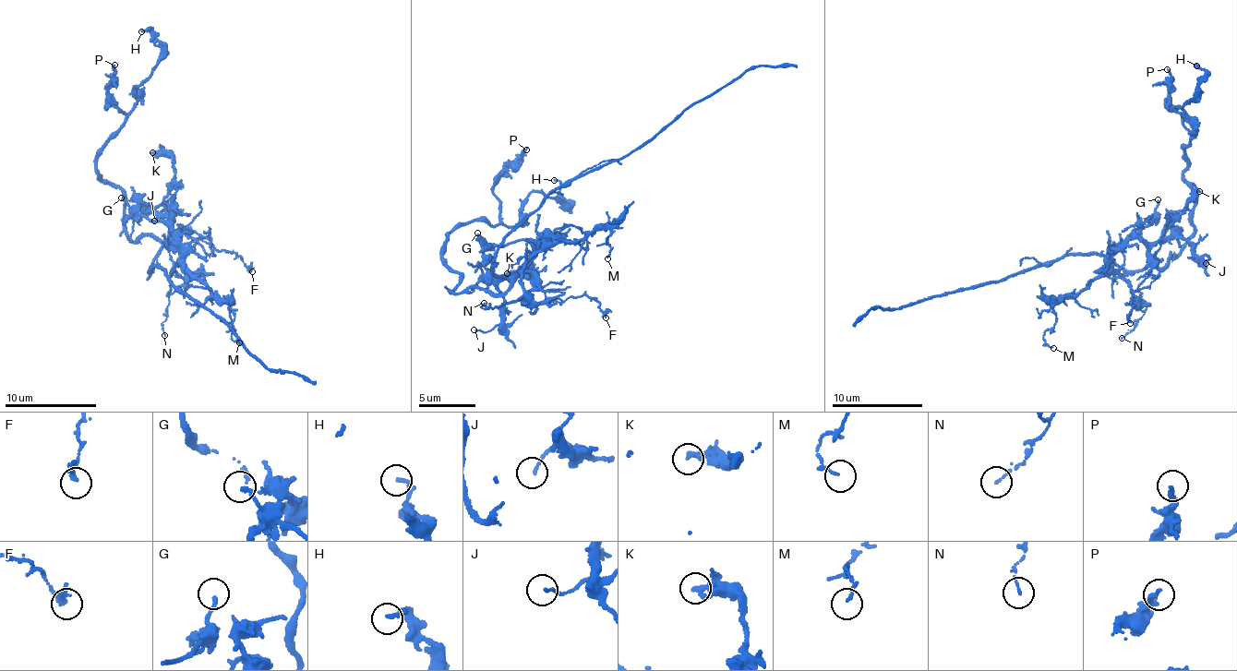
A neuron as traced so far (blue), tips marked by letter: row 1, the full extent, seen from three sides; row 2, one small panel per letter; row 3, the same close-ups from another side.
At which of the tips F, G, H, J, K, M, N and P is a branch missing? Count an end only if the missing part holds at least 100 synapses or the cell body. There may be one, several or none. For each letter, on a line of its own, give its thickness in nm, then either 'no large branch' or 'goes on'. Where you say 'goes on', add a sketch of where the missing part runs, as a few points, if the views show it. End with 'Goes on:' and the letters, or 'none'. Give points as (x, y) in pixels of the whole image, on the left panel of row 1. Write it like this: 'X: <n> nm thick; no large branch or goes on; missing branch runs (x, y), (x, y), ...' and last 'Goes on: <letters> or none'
F: 260 nm thick; no large branch
G: 170 nm thick; no large branch
H: 180 nm thick; no large branch
J: 120 nm thick; no large branch
K: 260 nm thick; no large branch
M: 120 nm thick; no large branch
N: 110 nm thick; no large branch
P: 170 nm thick; no large branch
Goes on: none

